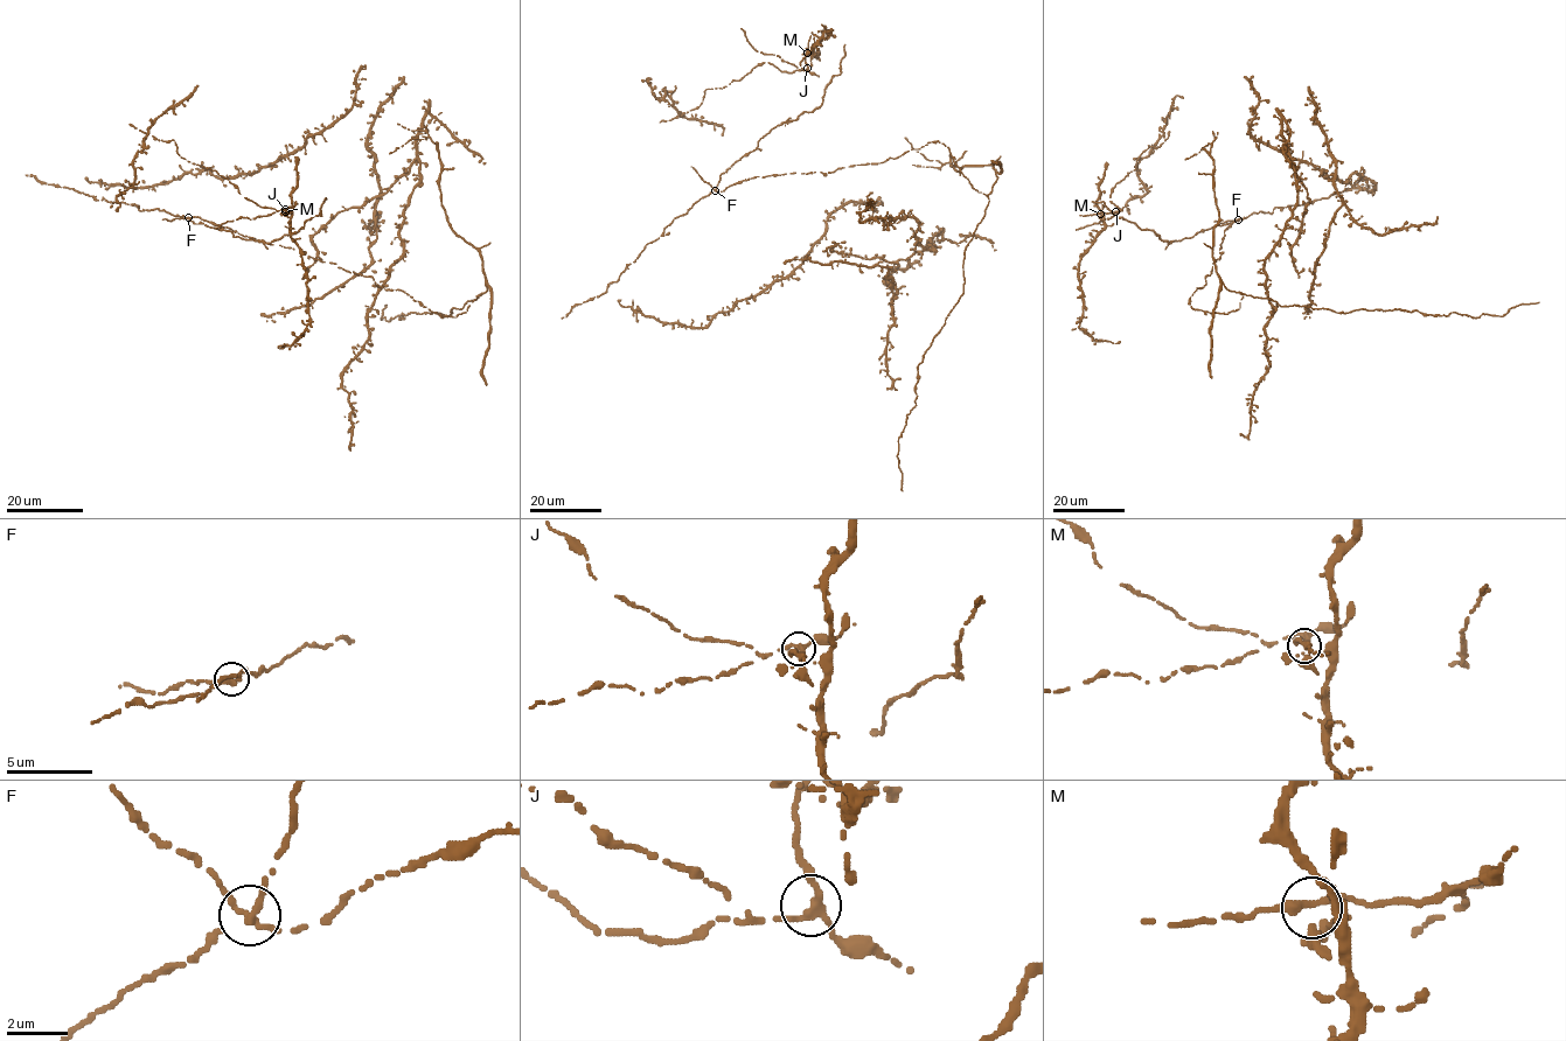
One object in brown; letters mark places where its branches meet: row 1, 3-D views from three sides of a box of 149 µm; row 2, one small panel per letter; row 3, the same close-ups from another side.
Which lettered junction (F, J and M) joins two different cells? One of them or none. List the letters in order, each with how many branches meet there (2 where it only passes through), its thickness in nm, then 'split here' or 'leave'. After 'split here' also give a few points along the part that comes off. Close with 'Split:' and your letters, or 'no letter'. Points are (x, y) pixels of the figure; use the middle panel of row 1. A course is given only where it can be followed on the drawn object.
F: 3 branches meet; 240 nm thick; split here; foreign part runs (715, 189), (719, 175), (753, 151), (772, 128), (822, 104), (826, 86), (841, 72), (844, 44)
J: 3 branches meet; 240 nm thick; leave
M: 3 branches meet; 220 nm thick; leave
Split: F

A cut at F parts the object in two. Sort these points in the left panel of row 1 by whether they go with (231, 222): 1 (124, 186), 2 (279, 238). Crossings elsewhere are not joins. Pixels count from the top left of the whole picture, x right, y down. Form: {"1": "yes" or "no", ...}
{"1": "yes", "2": "no"}

